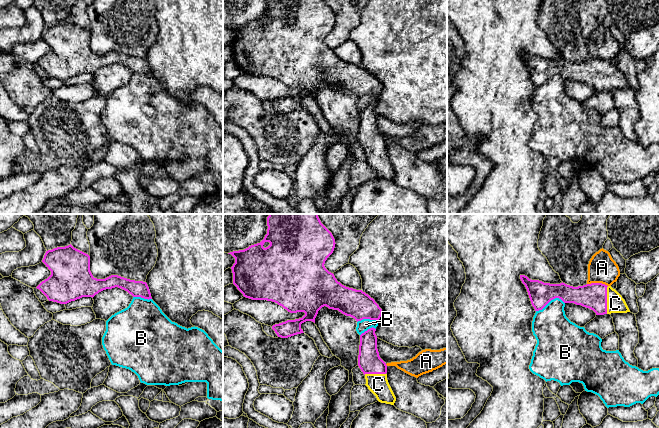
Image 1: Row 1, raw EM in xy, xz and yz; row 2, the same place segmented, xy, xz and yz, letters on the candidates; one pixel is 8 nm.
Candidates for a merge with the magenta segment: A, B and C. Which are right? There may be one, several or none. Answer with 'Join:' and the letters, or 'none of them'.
Join: C

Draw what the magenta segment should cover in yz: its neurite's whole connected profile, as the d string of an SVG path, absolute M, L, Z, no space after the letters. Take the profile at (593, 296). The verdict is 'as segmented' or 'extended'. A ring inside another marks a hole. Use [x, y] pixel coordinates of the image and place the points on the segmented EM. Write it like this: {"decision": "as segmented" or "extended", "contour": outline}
{"decision": "extended", "contour": "M520 275L535 311L542 310L551 300L561 299L593 310L596 315L630 312L625 300L611 286L591 283L573 287L565 283L550 284Z"}

